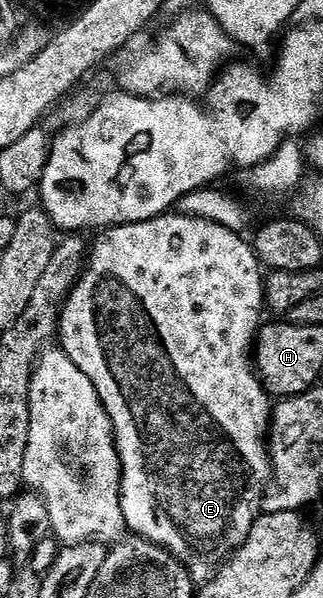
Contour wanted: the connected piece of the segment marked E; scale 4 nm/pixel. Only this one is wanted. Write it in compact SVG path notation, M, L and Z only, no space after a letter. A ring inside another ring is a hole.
M177 210L144 222L119 224L105 229L99 236L102 237L89 249L82 276L62 308L60 346L68 358L72 358L72 362L76 362L84 374L88 374L88 382L96 386L96 394L114 427L114 441L118 443L118 457L122 463L122 513L127 529L133 535L151 540L159 548L173 550L184 561L187 569L217 569L248 538L259 515L264 493L272 480L268 451L272 397L259 380L252 359L254 341L258 329L264 323L262 312L266 308L266 282L262 263L251 241L247 237L245 240L245 235L199 216L186 216Z

